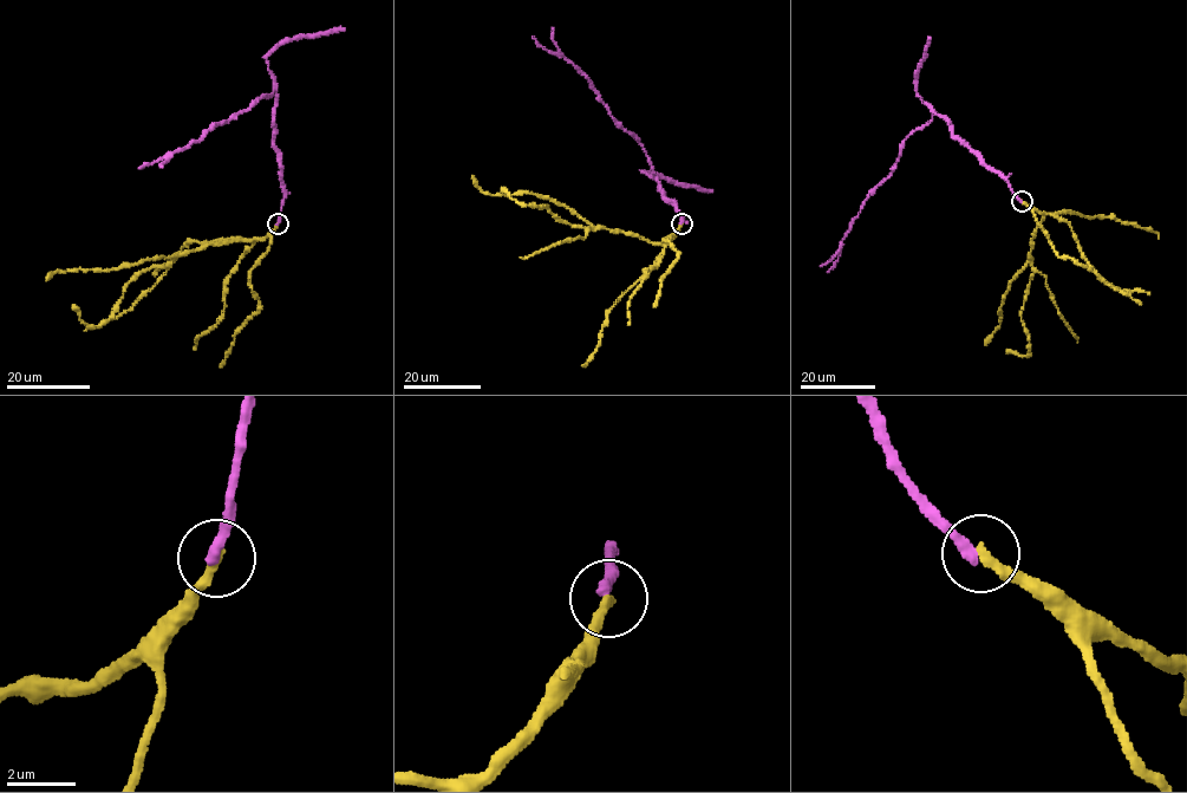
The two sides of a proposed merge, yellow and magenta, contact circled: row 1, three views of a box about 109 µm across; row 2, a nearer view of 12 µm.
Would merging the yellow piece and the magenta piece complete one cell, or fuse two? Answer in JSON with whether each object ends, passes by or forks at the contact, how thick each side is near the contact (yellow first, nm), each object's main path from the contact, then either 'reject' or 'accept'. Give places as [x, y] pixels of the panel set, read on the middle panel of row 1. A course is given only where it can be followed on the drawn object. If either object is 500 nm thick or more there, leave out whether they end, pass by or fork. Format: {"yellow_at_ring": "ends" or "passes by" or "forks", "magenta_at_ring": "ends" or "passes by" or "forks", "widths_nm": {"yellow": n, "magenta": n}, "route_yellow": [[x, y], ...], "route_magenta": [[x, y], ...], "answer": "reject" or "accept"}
{"yellow_at_ring": "ends", "magenta_at_ring": "ends", "widths_nm": {"yellow": 300, "magenta": 360}, "route_yellow": [[682, 223], [666, 244], [651, 242], [632, 234], [573, 227], [547, 205], [521, 206], [502, 188]], "route_magenta": [[682, 222], [676, 203], [659, 189], [638, 140], [618, 125], [572, 63], [540, 46], [533, 37]], "answer": "accept"}

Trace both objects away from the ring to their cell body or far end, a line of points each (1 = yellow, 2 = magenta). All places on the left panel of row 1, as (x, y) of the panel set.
1: (278, 225), (258, 240), (204, 245), (148, 268), (98, 325), (86, 326), (73, 306)
2: (278, 223), (284, 187), (281, 155), (273, 142), (274, 88), (273, 93), (210, 128), (203, 136), (138, 168)

